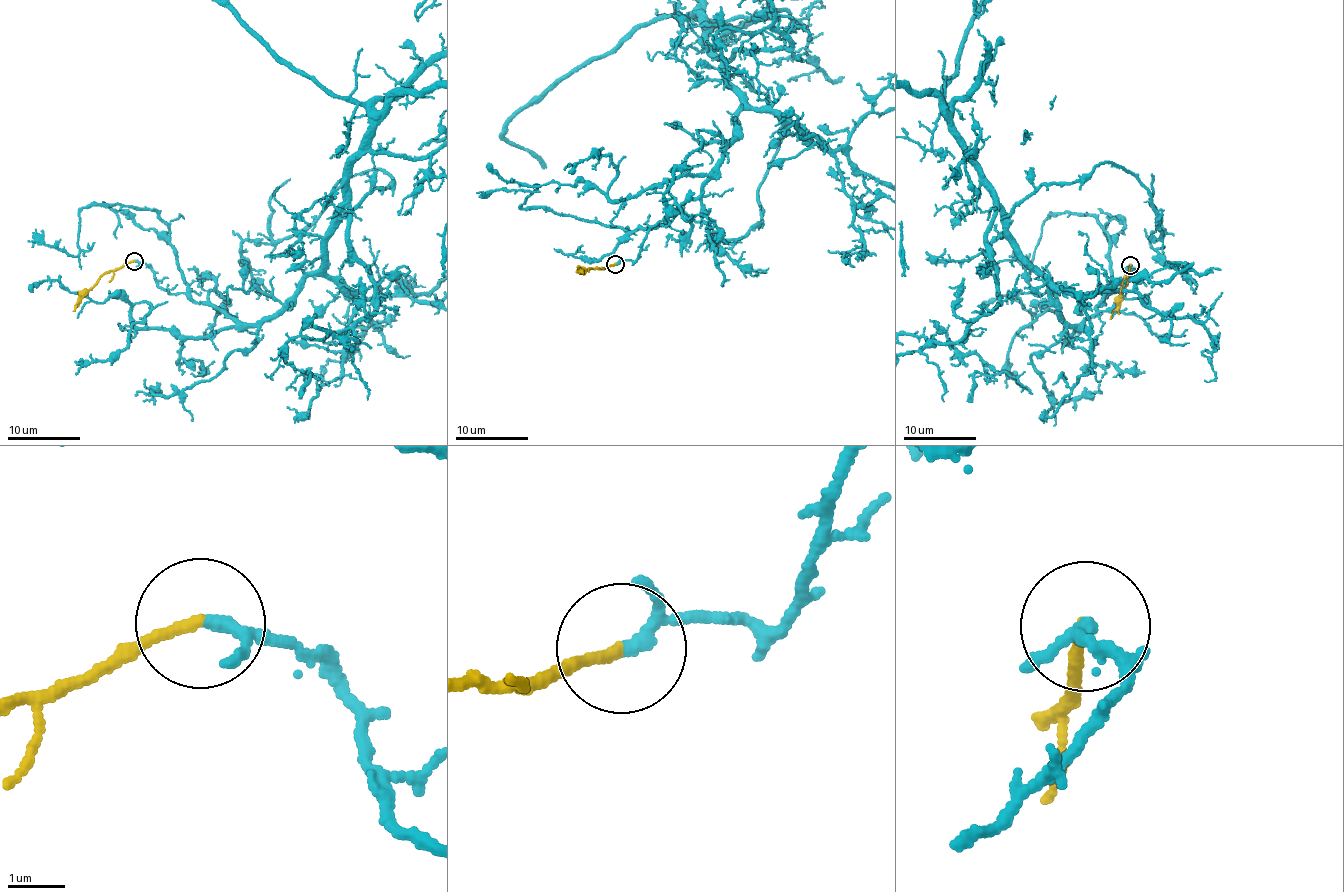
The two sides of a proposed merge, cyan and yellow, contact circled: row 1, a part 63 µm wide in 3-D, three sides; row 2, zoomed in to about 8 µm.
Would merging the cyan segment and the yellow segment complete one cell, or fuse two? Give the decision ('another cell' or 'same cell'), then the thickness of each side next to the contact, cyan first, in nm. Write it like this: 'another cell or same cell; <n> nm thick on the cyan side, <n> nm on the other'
same cell; 170 nm thick on the cyan side, 190 nm on the other

